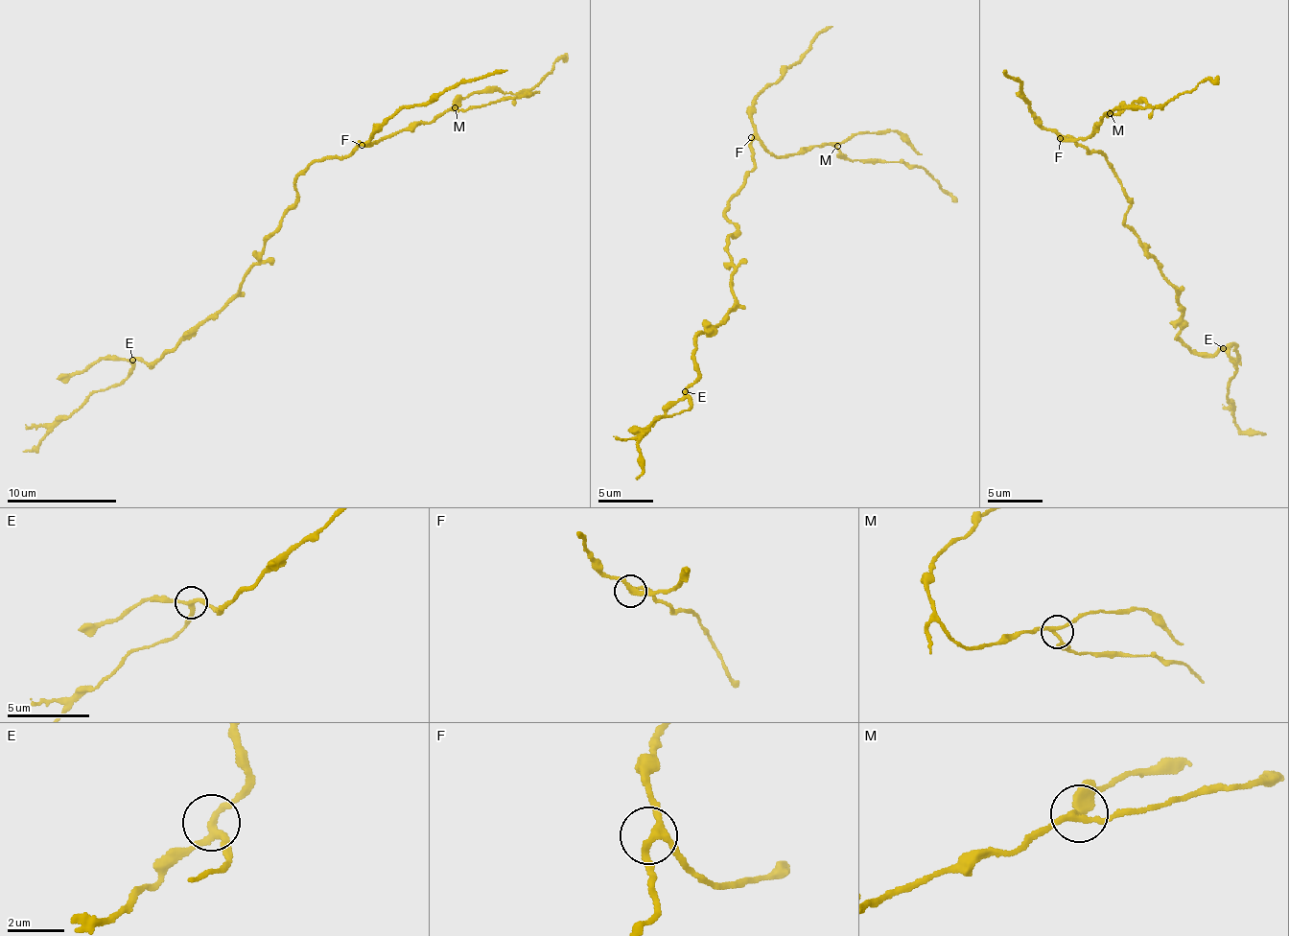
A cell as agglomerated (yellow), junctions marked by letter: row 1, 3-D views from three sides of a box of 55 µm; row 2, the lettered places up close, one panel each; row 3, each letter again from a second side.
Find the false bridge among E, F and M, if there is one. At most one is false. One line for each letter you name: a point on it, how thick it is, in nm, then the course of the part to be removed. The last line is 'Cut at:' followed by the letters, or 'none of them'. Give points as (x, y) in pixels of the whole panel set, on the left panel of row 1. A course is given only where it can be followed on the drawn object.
Cut at: none of them

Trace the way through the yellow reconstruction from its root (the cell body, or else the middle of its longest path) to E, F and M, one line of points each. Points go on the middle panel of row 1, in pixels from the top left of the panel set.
E: (731, 235), (735, 299), (718, 324), (699, 333), (692, 356), (697, 382), (685, 392)
F: (731, 235), (733, 238), (738, 228), (724, 213), (754, 166), (751, 137)
M: (731, 235), (738, 228), (724, 213), (754, 166), (754, 140), (775, 155), (802, 154), (808, 145), (837, 146)

